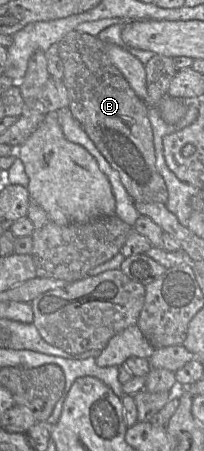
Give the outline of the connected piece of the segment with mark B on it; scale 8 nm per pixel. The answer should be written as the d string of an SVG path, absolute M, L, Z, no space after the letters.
M71 31L57 43L57 51L64 65L63 82L68 92L69 108L73 116L79 121L83 129L86 131L90 139L94 142L111 167L118 172L121 183L124 185L128 194L134 201L137 202L166 204L168 200L168 191L163 177L156 169L153 131L148 118L148 105L135 94L125 77L111 62L105 51L105 43L102 42L97 36L92 36L83 32Z

